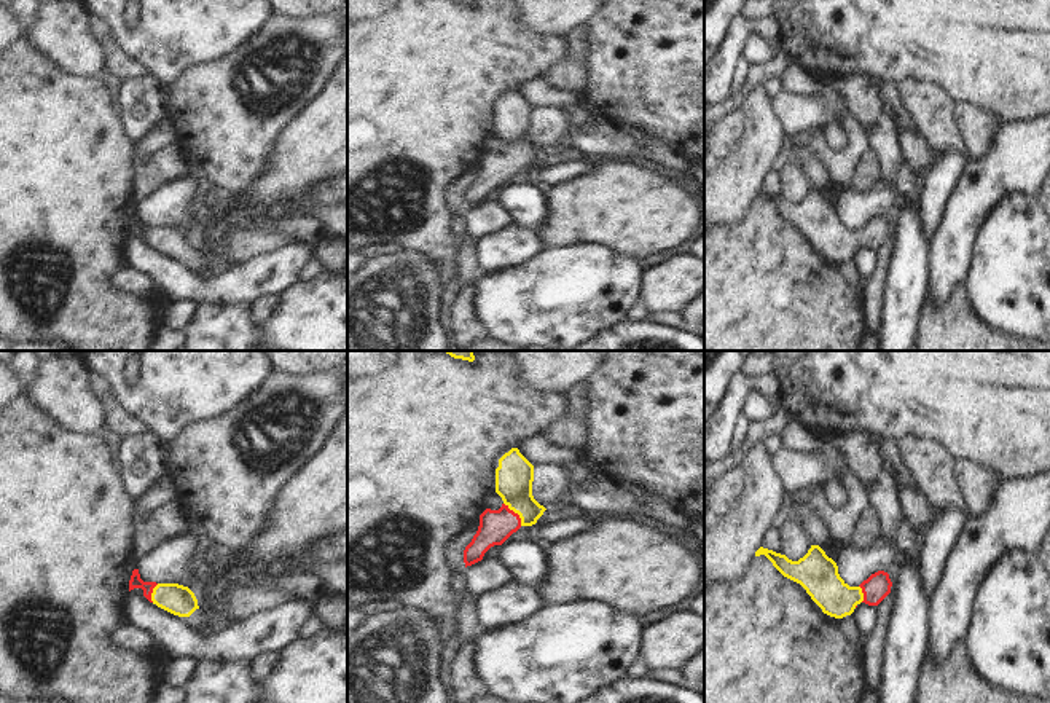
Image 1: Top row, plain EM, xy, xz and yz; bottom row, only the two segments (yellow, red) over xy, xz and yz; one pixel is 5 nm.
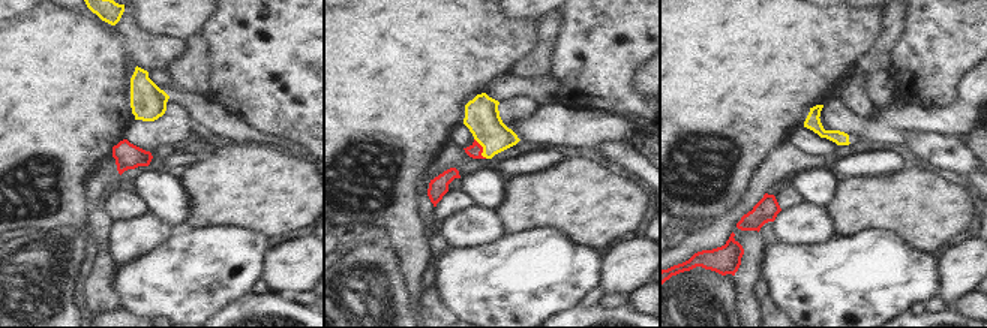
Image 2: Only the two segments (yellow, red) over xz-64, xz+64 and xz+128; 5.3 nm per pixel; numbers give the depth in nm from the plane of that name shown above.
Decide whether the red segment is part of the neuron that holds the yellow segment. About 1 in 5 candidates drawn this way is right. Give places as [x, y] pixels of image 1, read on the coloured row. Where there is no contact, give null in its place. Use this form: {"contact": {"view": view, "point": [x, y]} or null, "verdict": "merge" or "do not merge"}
{"contact": {"view": "xz", "point": [517, 512]}, "verdict": "merge"}

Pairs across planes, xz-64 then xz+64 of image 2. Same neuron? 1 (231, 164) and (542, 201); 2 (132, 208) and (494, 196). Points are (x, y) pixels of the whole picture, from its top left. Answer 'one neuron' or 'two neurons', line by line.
1: one neuron
2: two neurons

